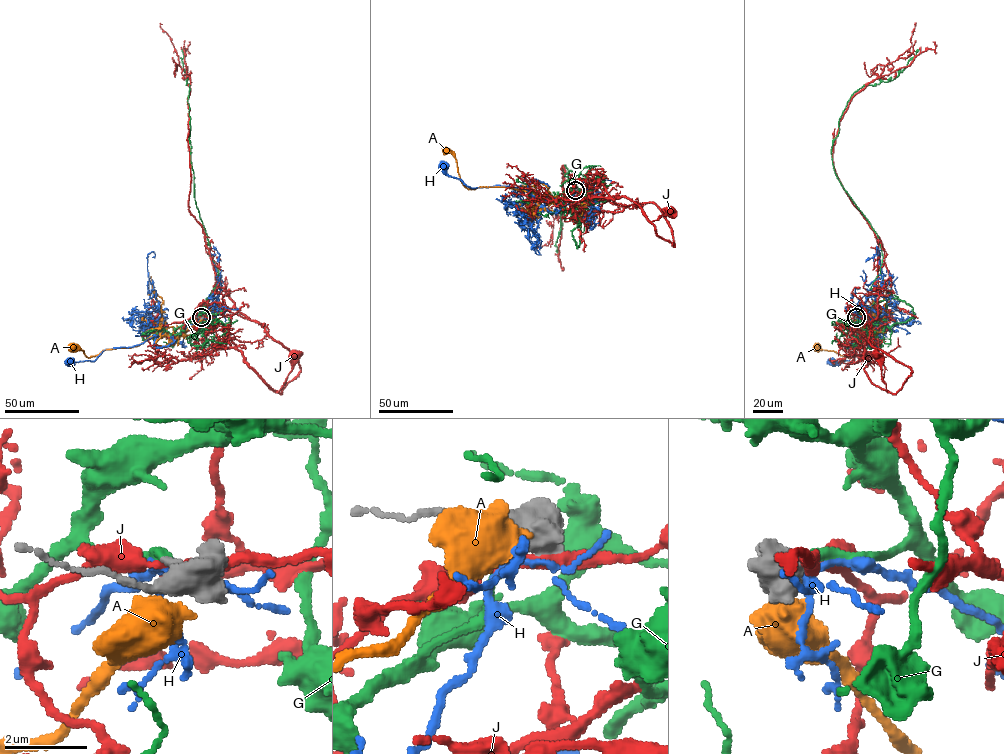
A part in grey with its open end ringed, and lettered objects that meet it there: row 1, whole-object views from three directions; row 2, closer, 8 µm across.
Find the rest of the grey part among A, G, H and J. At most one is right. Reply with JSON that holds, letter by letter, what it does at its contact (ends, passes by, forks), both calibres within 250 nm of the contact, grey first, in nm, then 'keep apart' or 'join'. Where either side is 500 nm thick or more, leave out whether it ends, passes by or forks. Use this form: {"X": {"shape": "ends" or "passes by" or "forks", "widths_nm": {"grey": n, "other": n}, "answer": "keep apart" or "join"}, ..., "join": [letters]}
{"A": {"widths_nm": {"grey": 460, "other": 750}, "answer": "keep apart"}, "G": {"shape": "ends", "widths_nm": {"grey": 420, "other": 240}, "answer": "join"}, "H": {"widths_nm": {"grey": 500, "other": 170}, "answer": "keep apart"}, "J": {"widths_nm": {"grey": 550, "other": 280}, "answer": "keep apart"}, "join": ["G"]}

